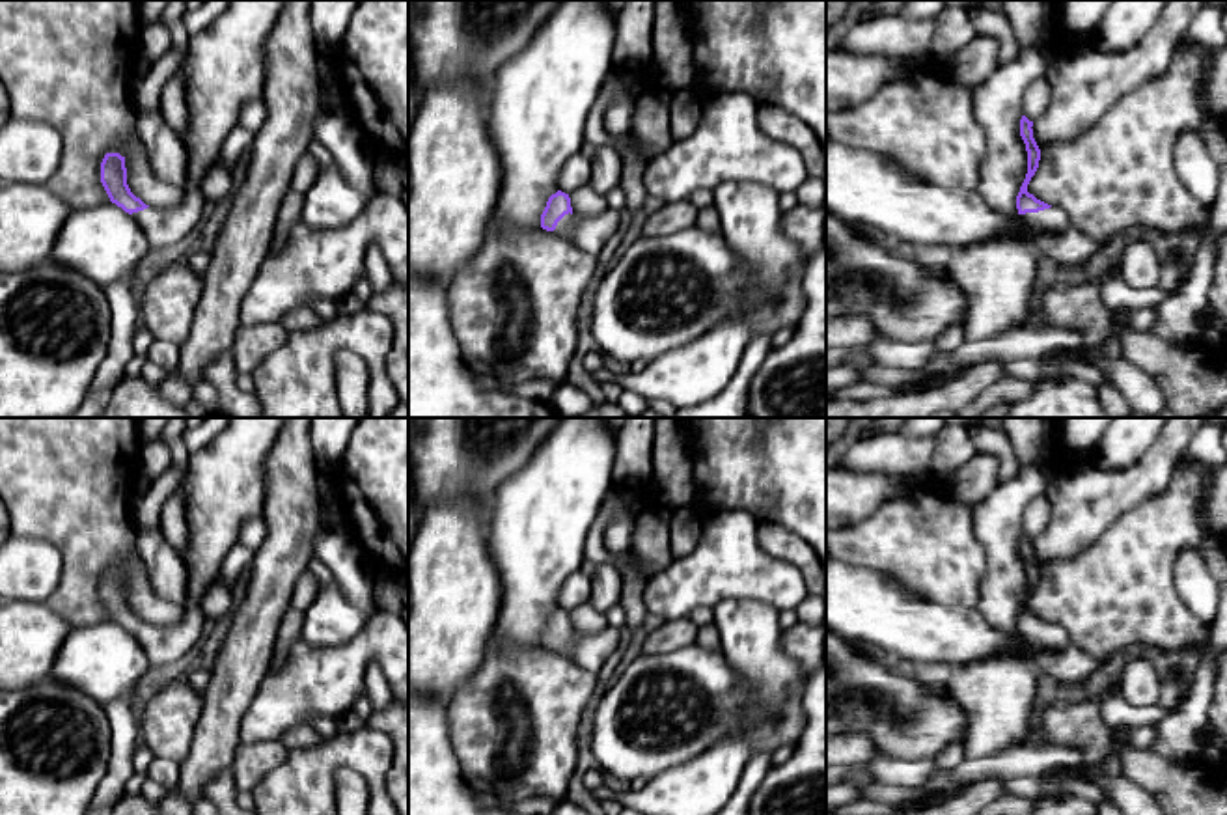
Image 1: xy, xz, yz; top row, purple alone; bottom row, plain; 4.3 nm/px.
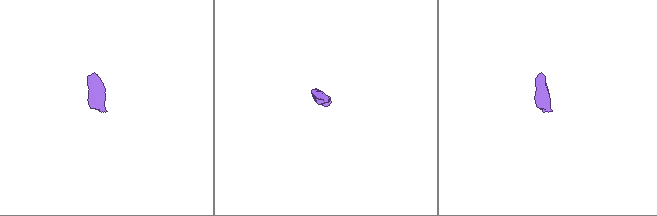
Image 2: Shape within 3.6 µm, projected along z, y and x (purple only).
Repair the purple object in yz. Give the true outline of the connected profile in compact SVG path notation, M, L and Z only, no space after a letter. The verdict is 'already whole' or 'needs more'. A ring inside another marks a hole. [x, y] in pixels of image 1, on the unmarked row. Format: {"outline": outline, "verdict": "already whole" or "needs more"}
{"outline": "M1022 533L1020 554L1027 569L1027 591L1016 614L1016 627L1031 649L1042 651L1042 653L1063 653L1072 645L1068 632L1063 627L1052 625L1027 610L1027 602L1031 595L1035 593L1039 586L1039 578L1041 578L1041 567L1033 556L1031 545L1033 545L1033 539Z", "verdict": "needs more"}

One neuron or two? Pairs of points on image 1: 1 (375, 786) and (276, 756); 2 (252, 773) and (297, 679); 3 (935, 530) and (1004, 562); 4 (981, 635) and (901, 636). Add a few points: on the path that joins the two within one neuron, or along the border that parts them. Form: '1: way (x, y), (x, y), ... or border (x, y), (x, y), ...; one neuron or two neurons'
1: border (289, 752), (252, 787); two neurons
2: border (280, 739), (241, 745); two neurons
3: border (972, 510), (974, 536), (987, 558), (981, 595); two neurons
4: way (961, 635), (922, 635); one neuron

